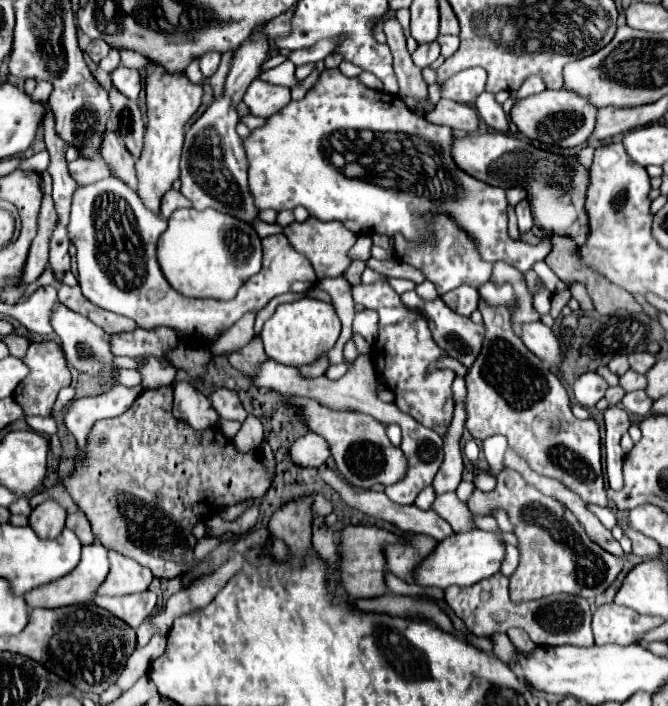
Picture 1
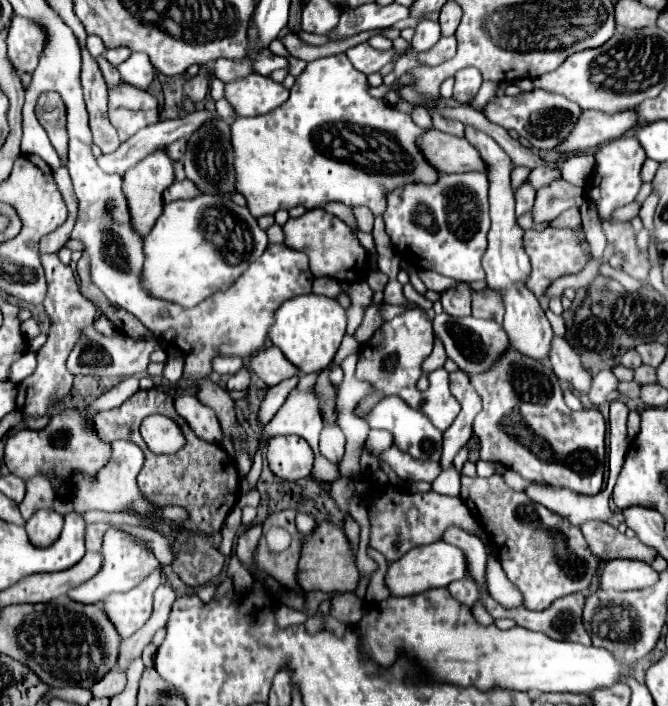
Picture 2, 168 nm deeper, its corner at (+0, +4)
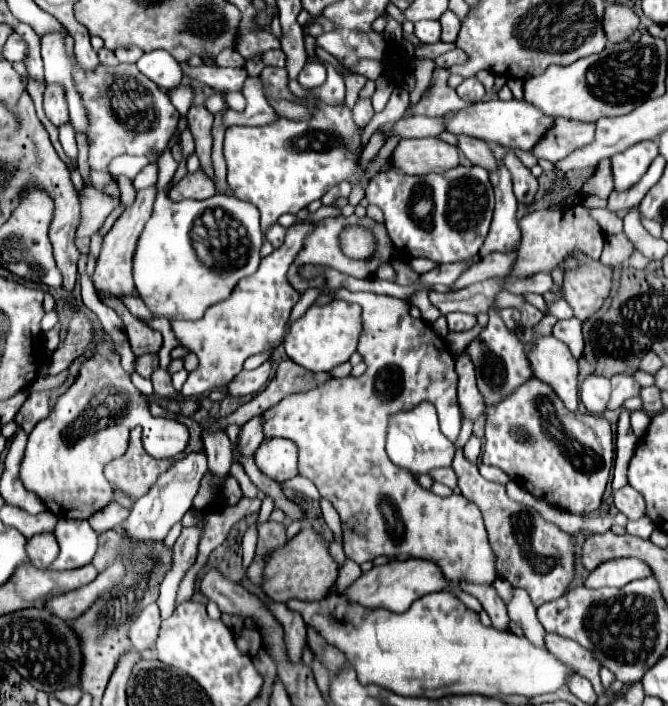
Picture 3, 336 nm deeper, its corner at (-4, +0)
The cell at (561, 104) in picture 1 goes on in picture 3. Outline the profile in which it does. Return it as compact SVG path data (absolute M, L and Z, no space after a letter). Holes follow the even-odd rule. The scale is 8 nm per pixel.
M492 98L486 102L478 102L472 108L466 108L464 112L456 112L448 116L448 132L464 132L468 136L476 136L484 142L496 142L504 144L508 148L522 148L522 150L532 150L544 136L546 132L554 126L554 116L544 114L538 106L526 102L526 100L500 100Z

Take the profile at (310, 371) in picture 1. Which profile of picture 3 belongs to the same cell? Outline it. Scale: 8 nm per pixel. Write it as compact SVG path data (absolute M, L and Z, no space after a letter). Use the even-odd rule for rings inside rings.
M262 414L254 416L246 426L242 426L242 432L238 436L238 452L244 456L250 456L264 440L264 432L262 432L264 424L262 424Z

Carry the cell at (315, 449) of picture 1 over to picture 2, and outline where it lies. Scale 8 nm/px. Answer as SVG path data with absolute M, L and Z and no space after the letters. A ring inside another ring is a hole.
M274 436L268 440L268 466L282 480L302 480L310 474L314 452L300 436Z

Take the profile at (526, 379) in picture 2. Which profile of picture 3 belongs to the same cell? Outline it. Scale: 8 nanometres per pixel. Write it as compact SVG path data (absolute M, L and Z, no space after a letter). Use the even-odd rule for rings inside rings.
M536 376L488 408L482 462L504 470L512 482L560 510L590 514L600 506L612 456L610 422L598 414L566 410L556 392Z

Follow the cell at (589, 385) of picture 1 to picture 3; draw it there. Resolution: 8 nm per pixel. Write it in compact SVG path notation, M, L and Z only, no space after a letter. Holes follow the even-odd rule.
M616 374L616 376L610 378L610 382L612 382L612 394L610 394L610 400L608 400L608 406L606 406L608 410L620 408L626 398L640 394L640 386L628 374Z

